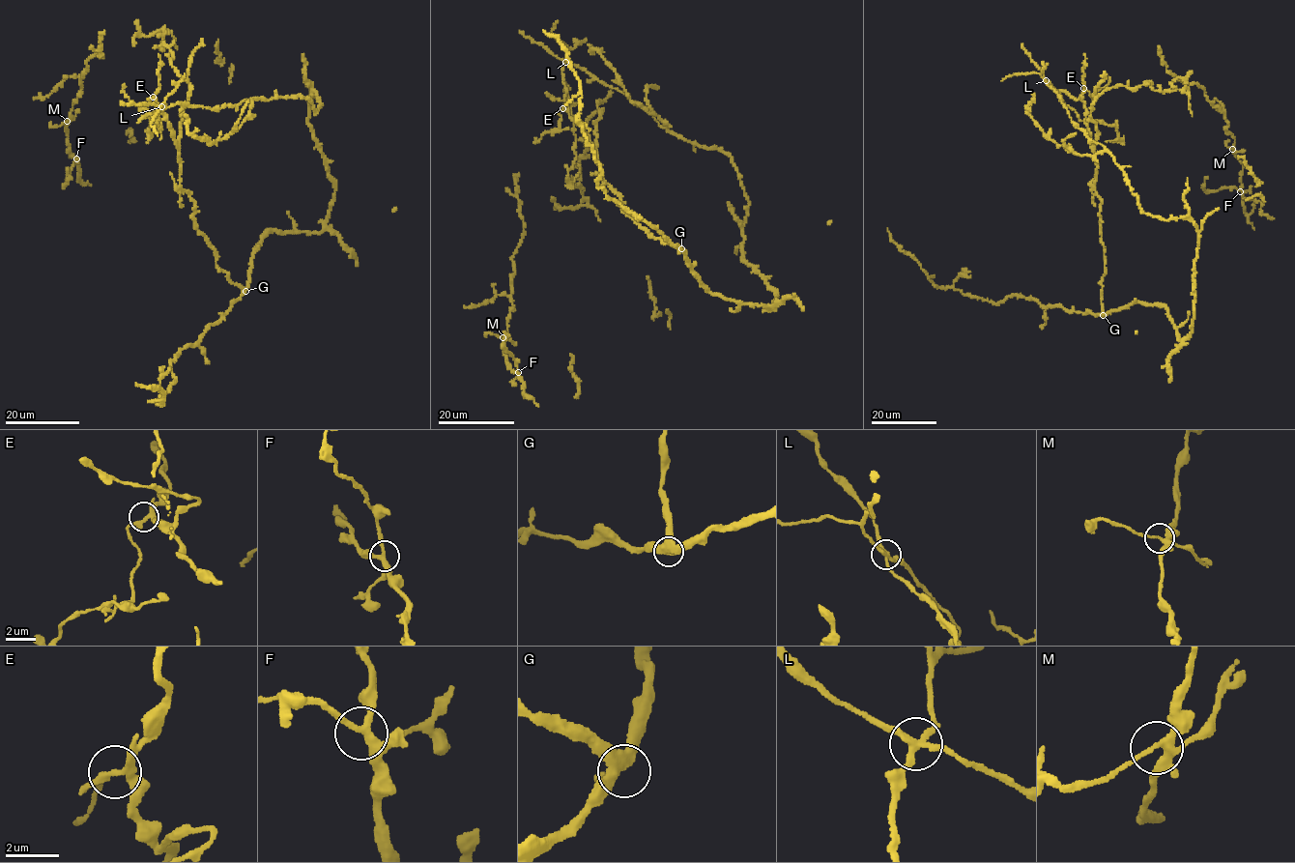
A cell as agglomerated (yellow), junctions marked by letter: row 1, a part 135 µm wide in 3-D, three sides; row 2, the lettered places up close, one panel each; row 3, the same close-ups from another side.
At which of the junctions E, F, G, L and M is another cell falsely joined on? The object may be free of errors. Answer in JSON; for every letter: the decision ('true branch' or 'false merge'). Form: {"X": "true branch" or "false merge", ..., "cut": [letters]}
{"E": "true branch", "F": "true branch", "G": "true branch", "L": "false merge", "M": "true branch", "cut": ["L"]}

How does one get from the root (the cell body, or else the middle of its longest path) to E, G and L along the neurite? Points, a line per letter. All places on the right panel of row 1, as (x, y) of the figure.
E: (1102, 298), (1105, 268), (1100, 198), (1093, 187), (1097, 165), (1084, 121), (1083, 88)
G: (1102, 298), (1103, 315)
L: (1102, 298), (1104, 313), (1164, 306), (1188, 336), (1198, 229), (1188, 216), (1145, 214), (1123, 169), (1046, 80)

